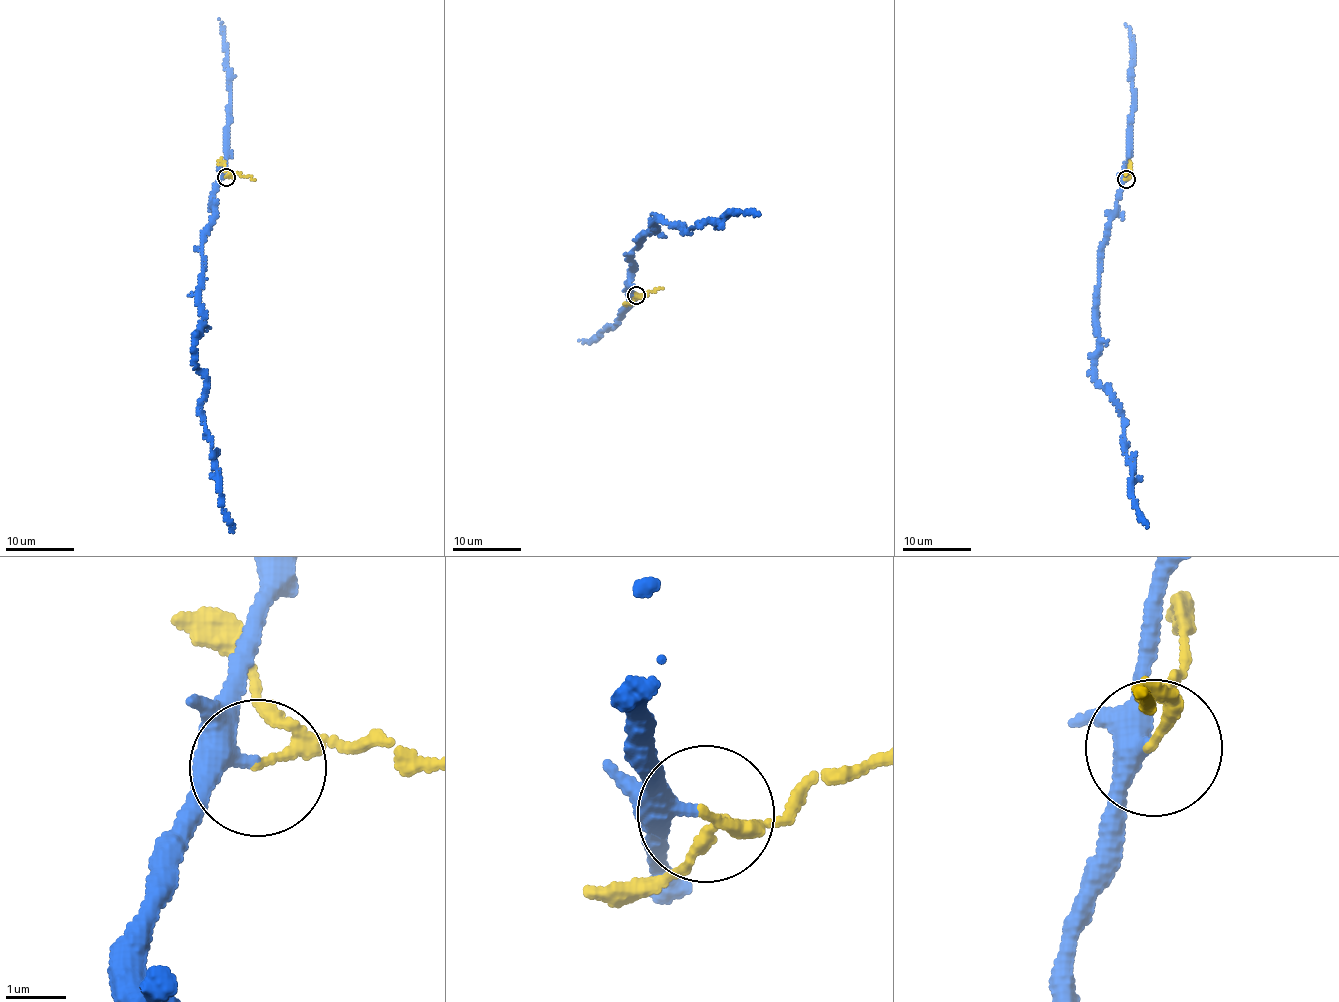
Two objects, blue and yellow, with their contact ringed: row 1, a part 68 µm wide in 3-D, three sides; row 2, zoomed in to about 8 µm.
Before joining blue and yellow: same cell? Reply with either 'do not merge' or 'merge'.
do not merge

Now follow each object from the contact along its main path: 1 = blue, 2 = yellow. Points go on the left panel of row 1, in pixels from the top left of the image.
1: (225, 177), (203, 243), (202, 334), (194, 359), (205, 380), (201, 406), (232, 533)
2: (226, 177), (237, 174), (253, 179)

